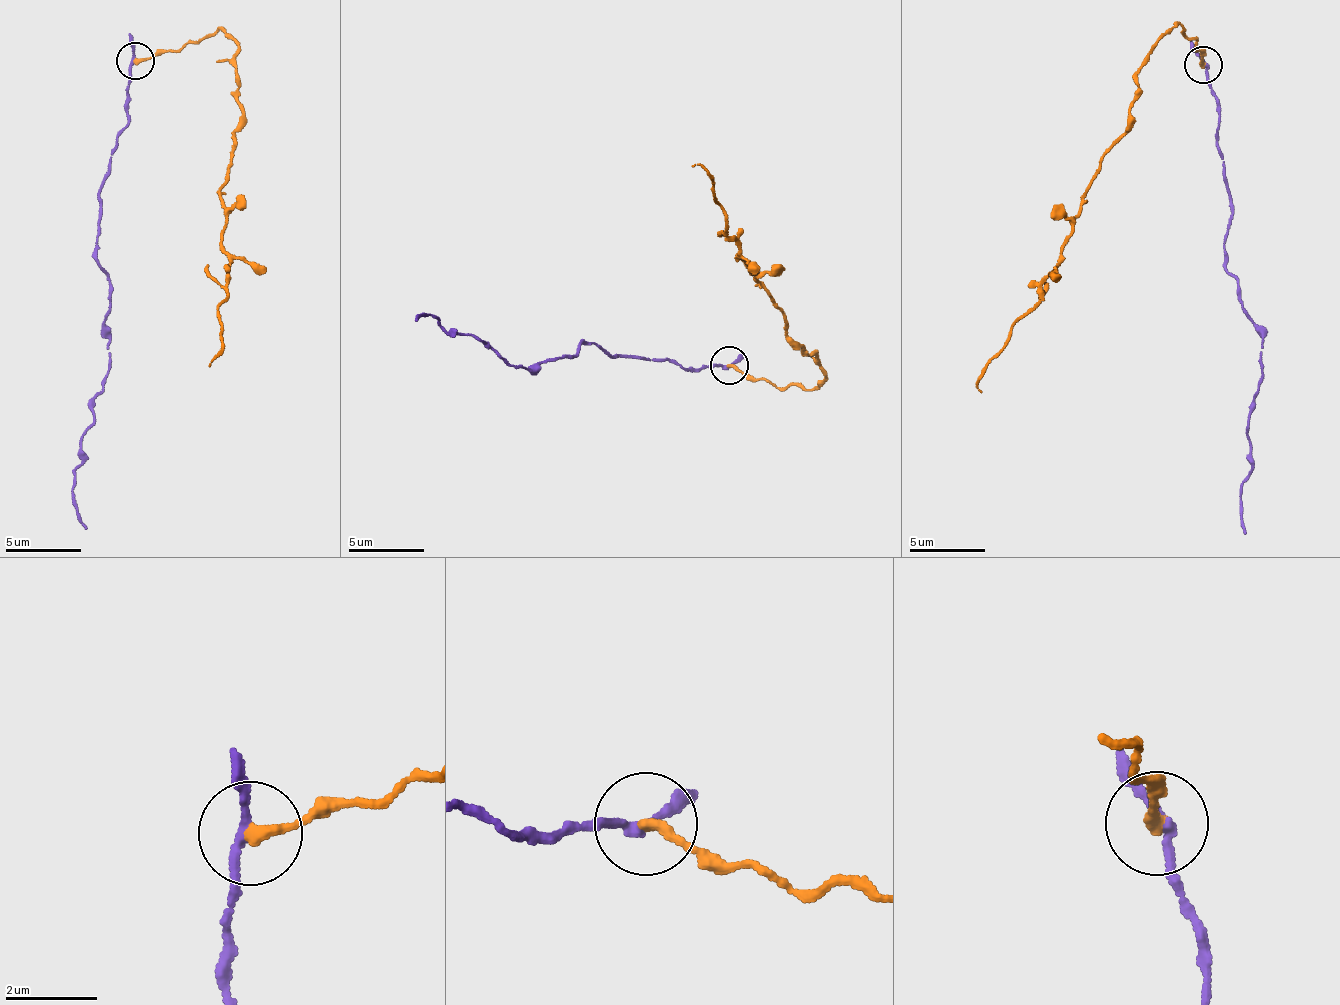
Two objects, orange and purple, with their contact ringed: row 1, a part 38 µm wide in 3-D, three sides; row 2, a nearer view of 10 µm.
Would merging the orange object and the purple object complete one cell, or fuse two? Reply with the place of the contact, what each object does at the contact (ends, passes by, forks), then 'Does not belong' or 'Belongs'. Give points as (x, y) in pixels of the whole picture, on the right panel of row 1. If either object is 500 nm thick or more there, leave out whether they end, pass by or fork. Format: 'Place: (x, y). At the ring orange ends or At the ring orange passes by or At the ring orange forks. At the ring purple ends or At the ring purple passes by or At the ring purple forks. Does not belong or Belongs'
Place: (1203, 64). At the ring orange ends. At the ring purple passes by. Does not belong

